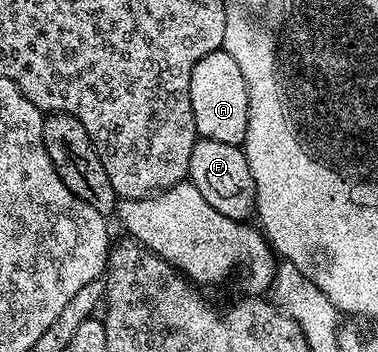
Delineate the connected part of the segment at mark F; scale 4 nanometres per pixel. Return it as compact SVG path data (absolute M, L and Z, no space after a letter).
M198 138L191 149L187 179L195 185L195 189L199 189L199 193L203 193L205 200L215 205L215 209L219 209L219 213L223 213L225 217L245 221L254 214L257 201L255 181L251 177L251 169L241 147L226 145L223 141Z

